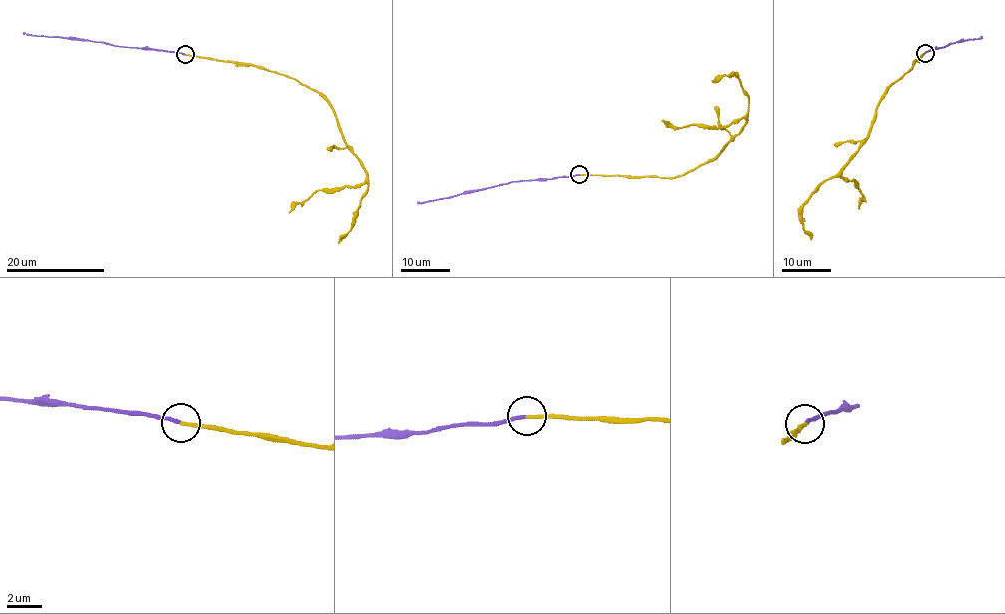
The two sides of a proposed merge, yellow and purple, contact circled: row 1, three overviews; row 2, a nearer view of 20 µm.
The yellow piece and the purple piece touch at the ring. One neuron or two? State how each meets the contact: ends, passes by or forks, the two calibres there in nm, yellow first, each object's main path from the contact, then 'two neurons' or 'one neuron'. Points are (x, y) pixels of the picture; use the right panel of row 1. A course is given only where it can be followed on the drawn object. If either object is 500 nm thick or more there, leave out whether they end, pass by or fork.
yellow ends there; purple ends there; 190 nm thick on the yellow side, 190 nm on the other; yellow runs (924, 53), (892, 82), (877, 106), (868, 138), (844, 167), (844, 177), (855, 182), (863, 197), (859, 209); purple runs (924, 53), (957, 41), (981, 36); one neuron

